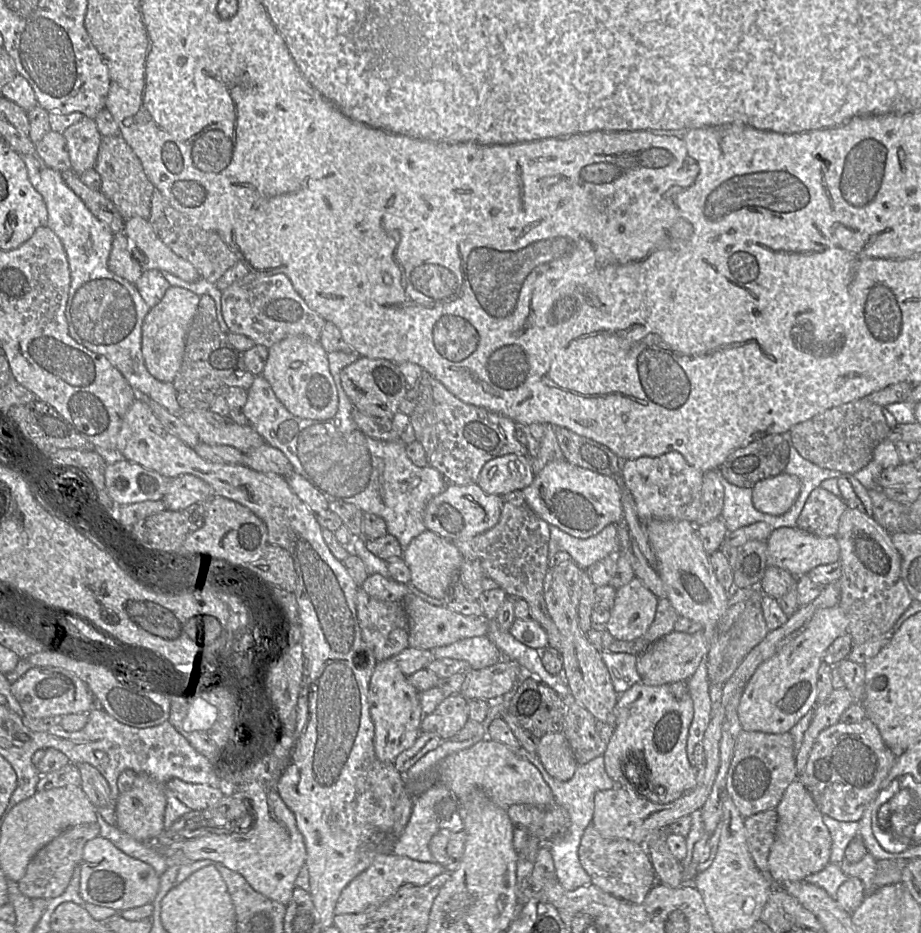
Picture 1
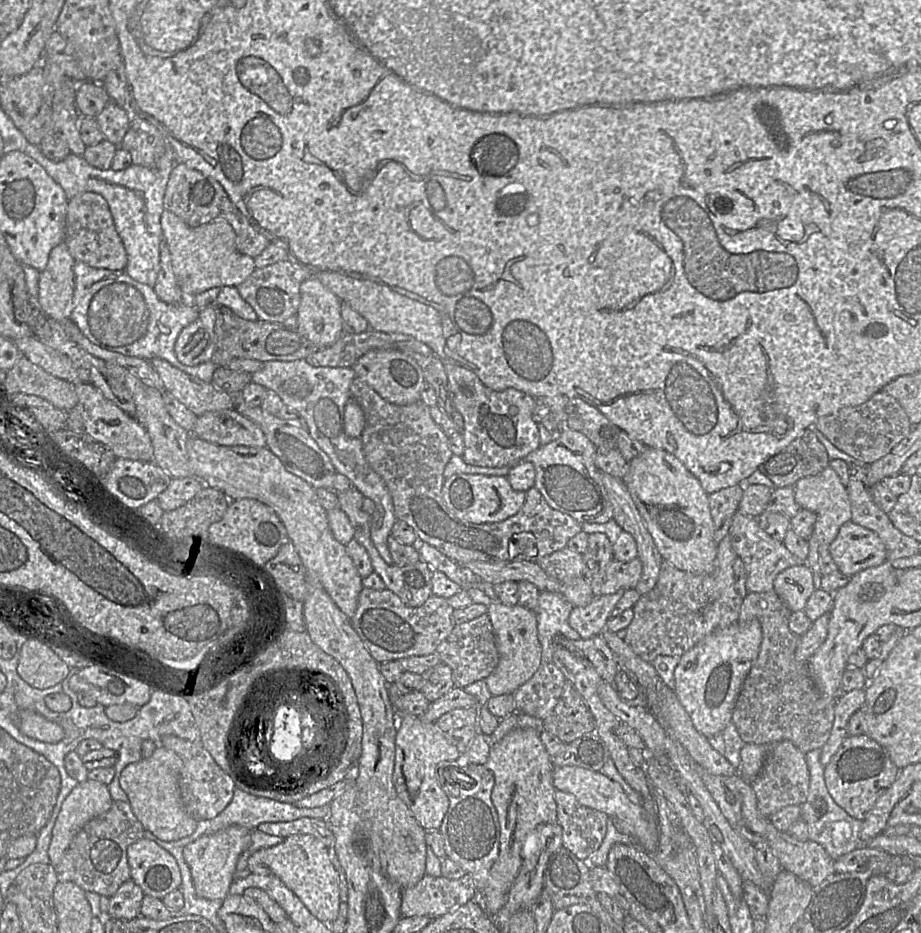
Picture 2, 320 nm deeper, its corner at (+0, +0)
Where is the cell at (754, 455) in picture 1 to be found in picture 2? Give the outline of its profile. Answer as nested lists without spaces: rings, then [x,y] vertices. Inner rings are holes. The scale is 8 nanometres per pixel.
[[[807,428],[783,450],[761,464],[758,471],[767,476],[776,488],[783,488],[820,473],[829,464],[825,447],[815,432]]]

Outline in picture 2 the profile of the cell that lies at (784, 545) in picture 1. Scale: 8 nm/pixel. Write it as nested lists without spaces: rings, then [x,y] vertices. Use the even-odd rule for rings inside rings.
[[[852,521],[840,527],[829,551],[836,569],[848,577],[888,560],[885,544],[880,537]]]

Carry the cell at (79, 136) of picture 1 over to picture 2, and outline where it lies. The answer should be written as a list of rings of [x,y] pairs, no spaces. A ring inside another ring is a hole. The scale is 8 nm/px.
[[[109,101],[95,119],[105,140],[119,146],[133,116],[123,106]]]

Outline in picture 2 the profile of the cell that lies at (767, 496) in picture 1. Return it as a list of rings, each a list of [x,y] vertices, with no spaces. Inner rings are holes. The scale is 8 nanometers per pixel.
[[[828,466],[816,475],[801,478],[794,485],[795,500],[802,509],[814,512],[817,519],[813,532],[808,539],[809,552],[804,561],[807,567],[813,568],[821,557],[823,576],[836,570],[836,565],[831,557],[829,547],[836,538],[840,527],[851,521],[851,503],[847,486],[841,483],[837,473]]]

